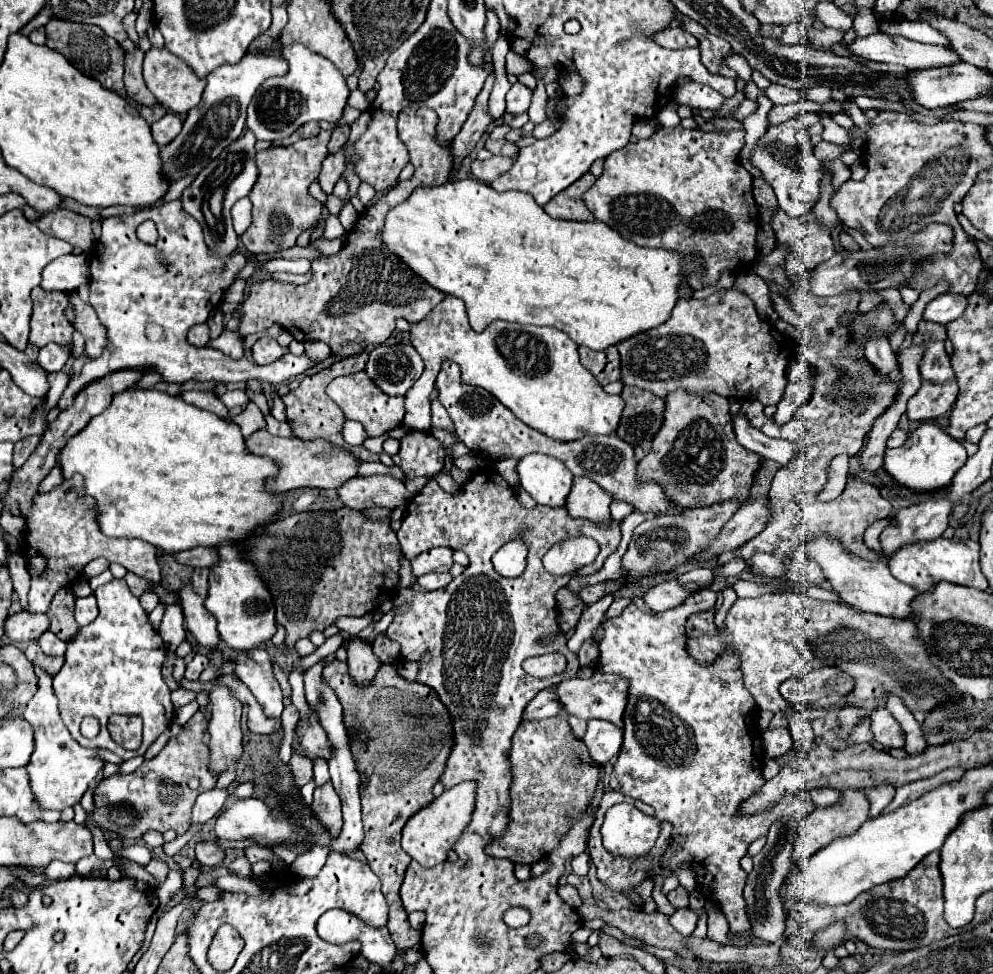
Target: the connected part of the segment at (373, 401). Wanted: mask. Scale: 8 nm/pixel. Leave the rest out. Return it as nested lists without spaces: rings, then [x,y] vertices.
[[[356,372],[352,376],[340,376],[330,382],[326,393],[344,412],[348,420],[358,420],[370,436],[380,436],[386,430],[394,430],[402,424],[404,418],[404,396],[388,396],[384,394],[366,372]]]

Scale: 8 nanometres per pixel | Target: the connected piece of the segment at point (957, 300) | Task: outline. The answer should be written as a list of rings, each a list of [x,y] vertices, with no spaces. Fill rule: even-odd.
[[[942,294],[940,298],[932,300],[926,310],[924,310],[924,318],[938,322],[938,324],[948,324],[952,320],[956,320],[958,316],[962,316],[964,308],[968,306],[968,296],[964,294]]]

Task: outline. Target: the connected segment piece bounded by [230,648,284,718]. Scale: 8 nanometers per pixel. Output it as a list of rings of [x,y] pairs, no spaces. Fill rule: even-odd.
[[[252,648],[246,652],[238,652],[230,660],[236,664],[234,676],[248,686],[248,690],[262,706],[264,714],[270,718],[280,718],[284,710],[282,690],[272,674],[268,652],[264,648]]]

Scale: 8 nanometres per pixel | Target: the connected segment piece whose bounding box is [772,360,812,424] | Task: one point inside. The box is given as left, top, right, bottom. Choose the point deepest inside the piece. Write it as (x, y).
(798, 390)

